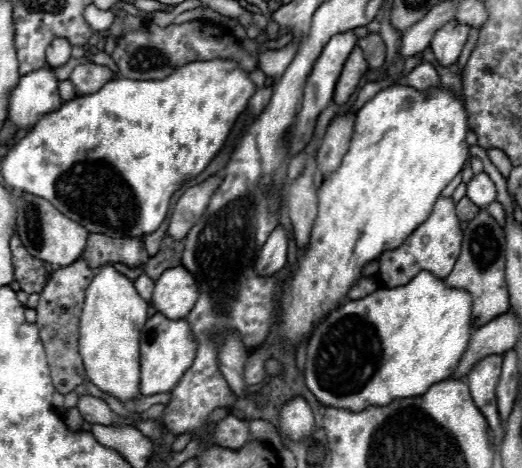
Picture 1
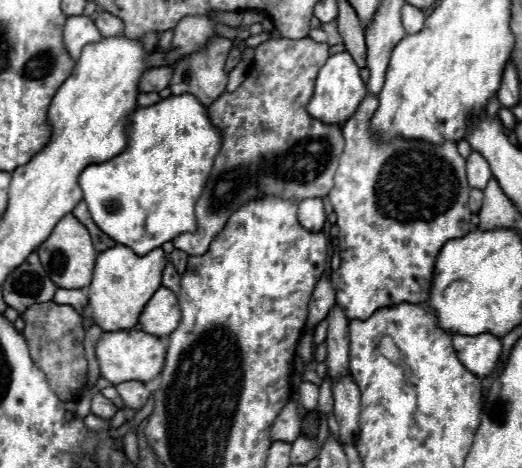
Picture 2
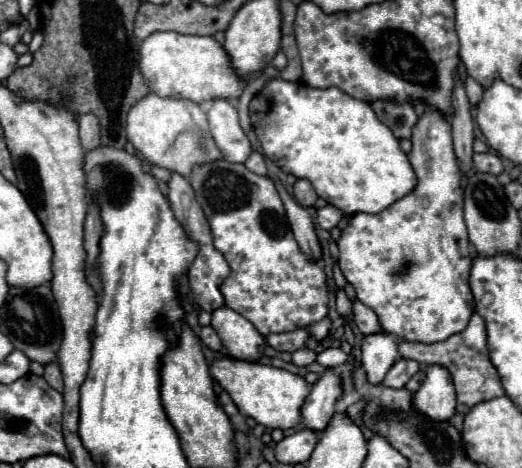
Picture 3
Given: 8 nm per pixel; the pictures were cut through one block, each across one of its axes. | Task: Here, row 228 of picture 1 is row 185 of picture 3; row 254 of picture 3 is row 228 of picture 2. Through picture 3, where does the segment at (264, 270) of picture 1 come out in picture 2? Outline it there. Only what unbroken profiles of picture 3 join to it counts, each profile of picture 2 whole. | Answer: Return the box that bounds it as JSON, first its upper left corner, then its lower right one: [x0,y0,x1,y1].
[298,198,326,232]

